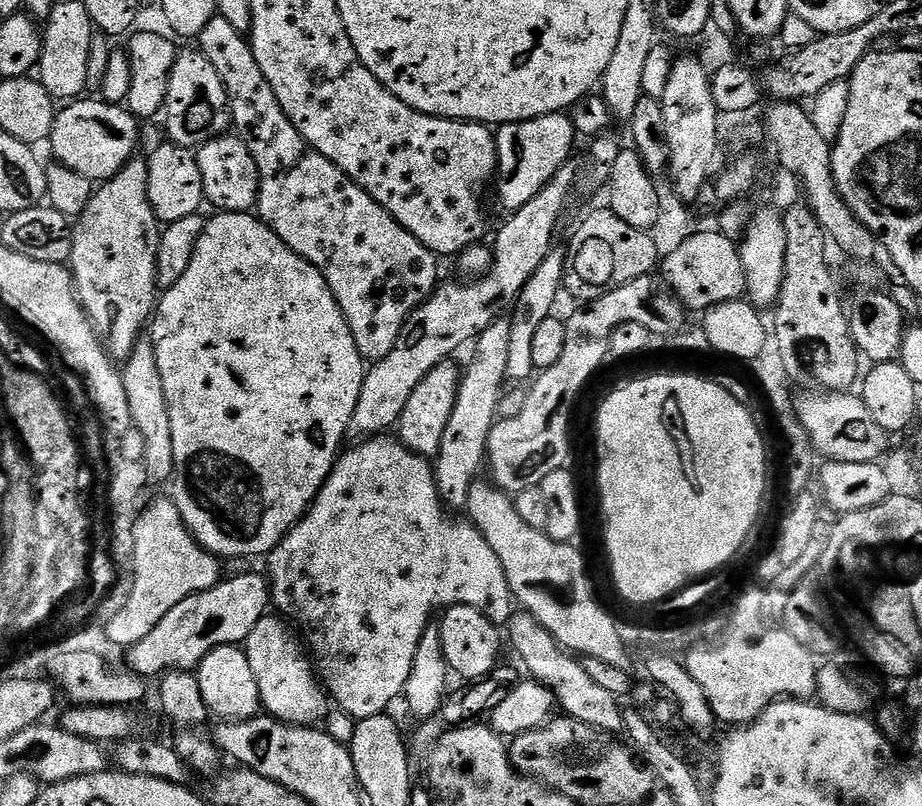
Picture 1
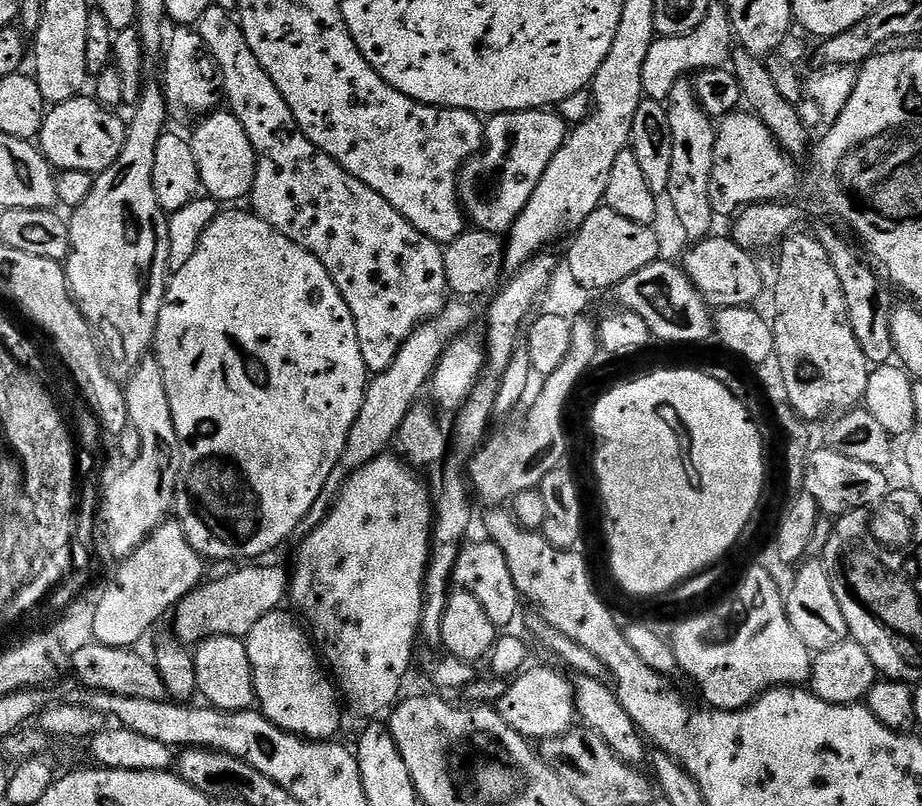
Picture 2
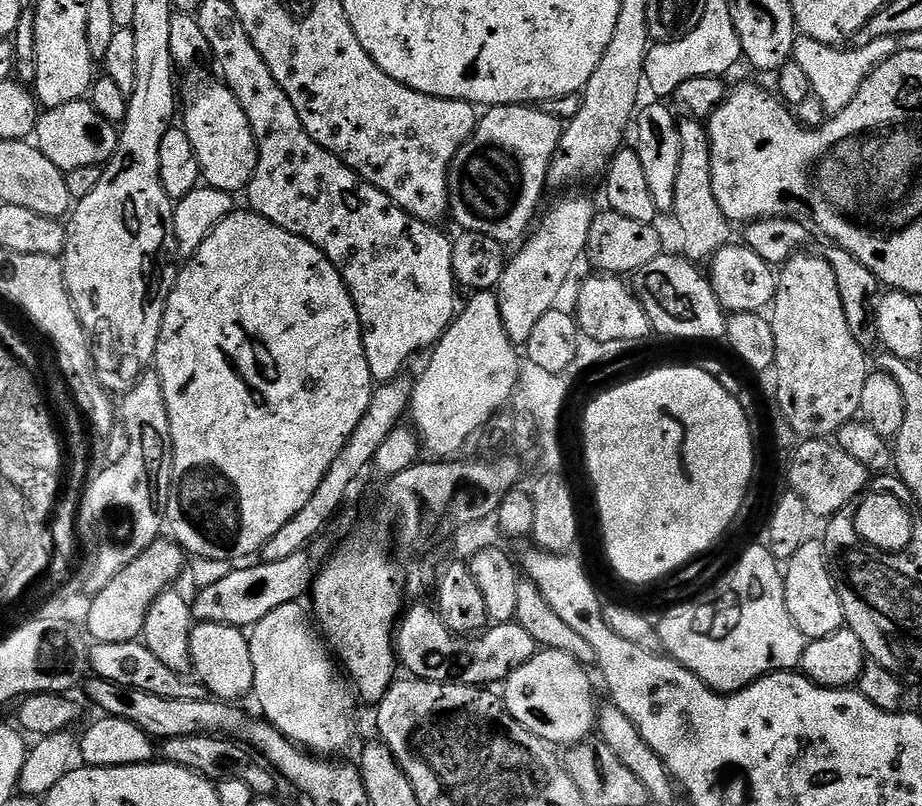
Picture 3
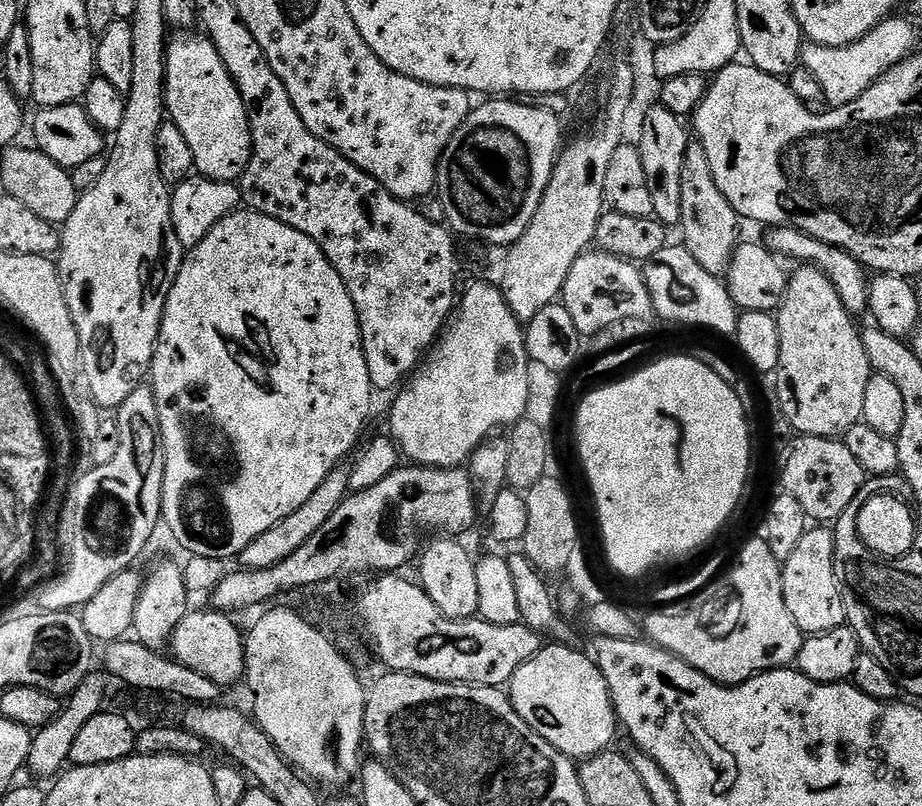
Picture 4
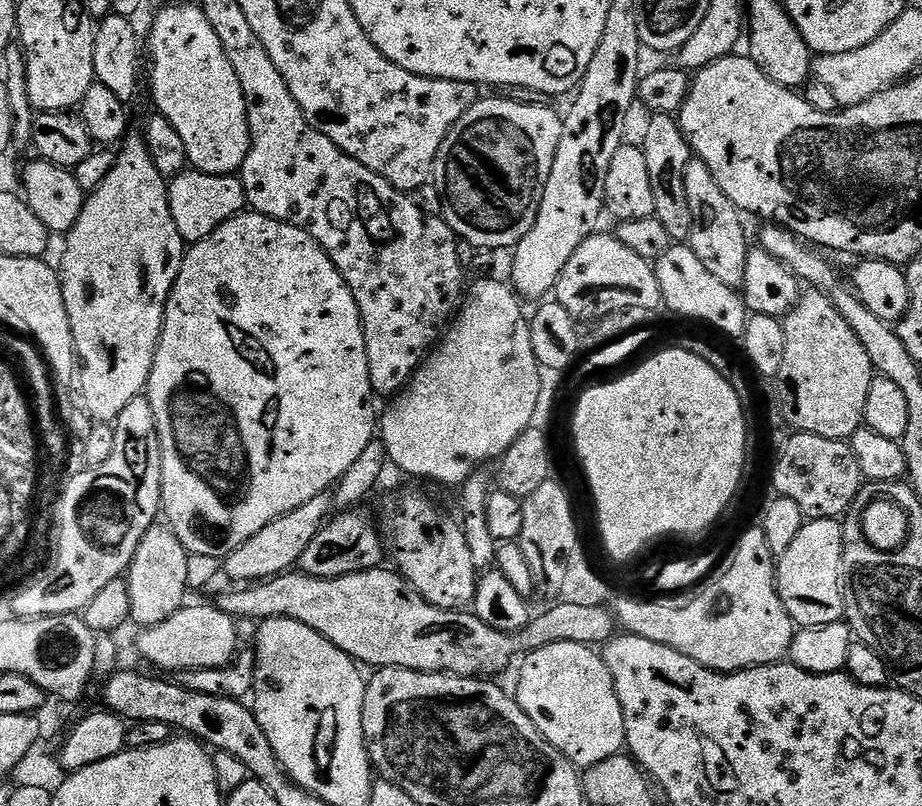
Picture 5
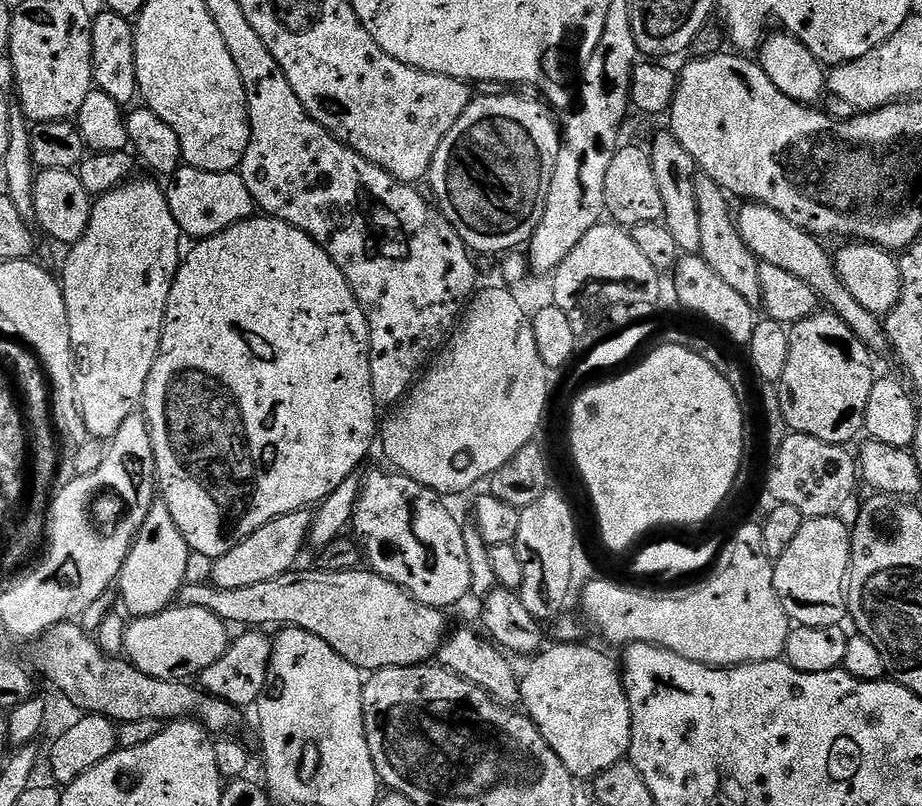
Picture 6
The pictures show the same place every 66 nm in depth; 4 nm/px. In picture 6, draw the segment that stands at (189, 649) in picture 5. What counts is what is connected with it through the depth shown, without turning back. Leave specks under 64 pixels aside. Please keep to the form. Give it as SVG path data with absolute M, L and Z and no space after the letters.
M173 606L153 616L135 617L124 630L123 655L150 678L188 682L222 658L230 643L228 632L229 625L210 610Z

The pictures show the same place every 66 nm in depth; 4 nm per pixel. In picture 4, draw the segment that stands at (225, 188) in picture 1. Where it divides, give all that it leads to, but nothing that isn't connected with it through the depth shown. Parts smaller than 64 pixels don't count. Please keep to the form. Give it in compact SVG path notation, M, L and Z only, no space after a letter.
M180 34L168 45L164 107L171 123L182 130L196 163L195 171L209 180L239 181L252 157L252 131L238 86L230 78L218 50L203 35Z

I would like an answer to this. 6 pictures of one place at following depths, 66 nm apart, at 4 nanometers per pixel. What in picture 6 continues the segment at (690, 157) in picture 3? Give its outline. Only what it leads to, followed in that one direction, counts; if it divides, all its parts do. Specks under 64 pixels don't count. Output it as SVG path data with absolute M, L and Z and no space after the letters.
M703 174L697 175L696 192L701 238L698 255L708 263L710 270L714 270L714 274L718 274L718 278L722 278L722 282L726 282L726 286L731 286L736 293L742 294L742 298L746 298L751 308L759 309L764 303L761 263L746 246L746 242L742 242L742 234L736 228L734 208L728 205L729 197L724 189Z

